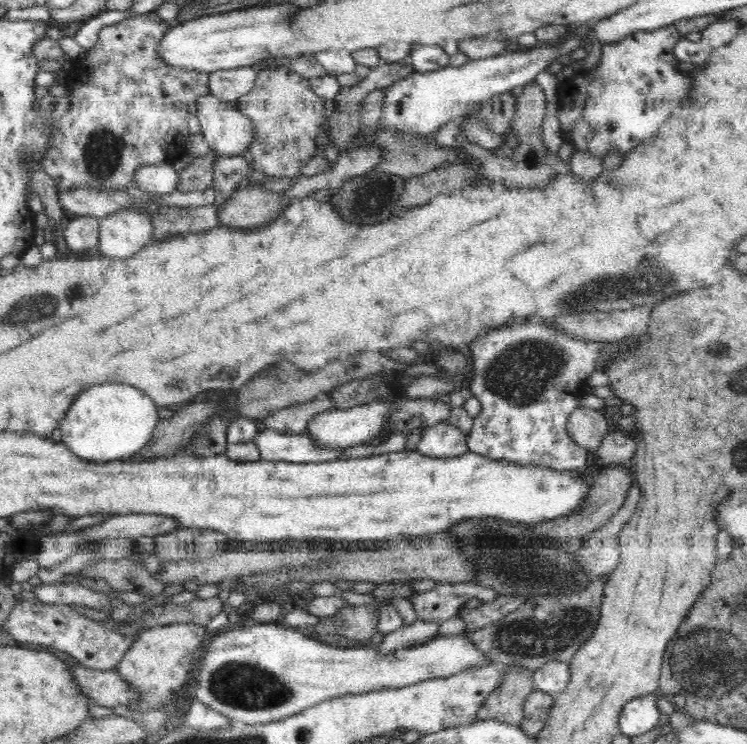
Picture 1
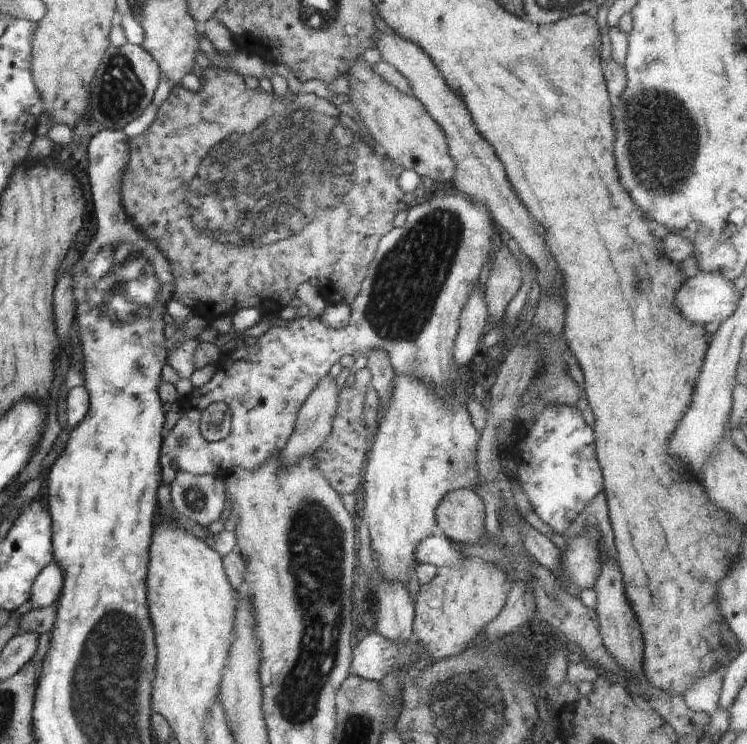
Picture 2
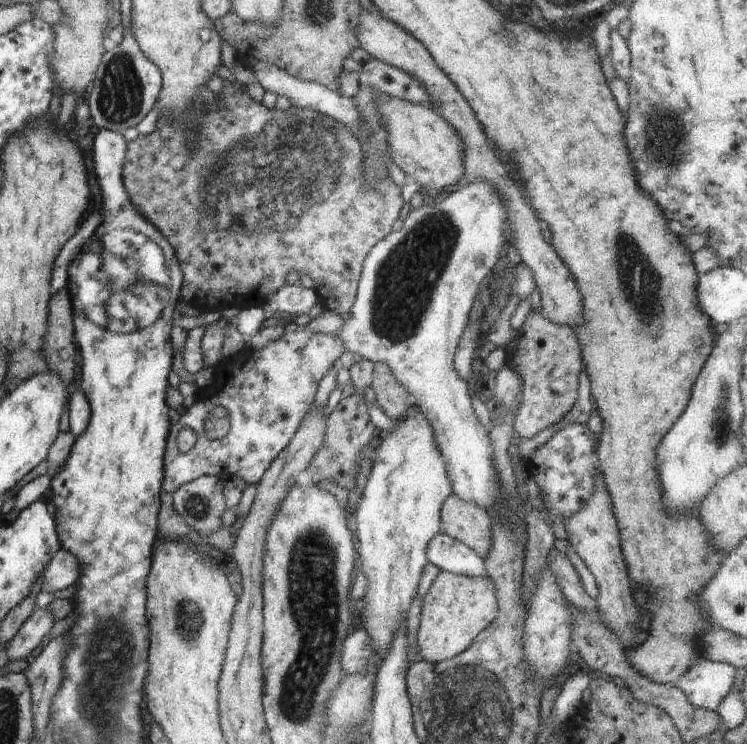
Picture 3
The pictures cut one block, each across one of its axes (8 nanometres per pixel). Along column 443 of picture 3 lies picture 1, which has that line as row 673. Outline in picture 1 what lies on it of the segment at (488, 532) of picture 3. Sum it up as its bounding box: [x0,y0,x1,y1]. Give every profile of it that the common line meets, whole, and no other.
[476,665,534,727]

